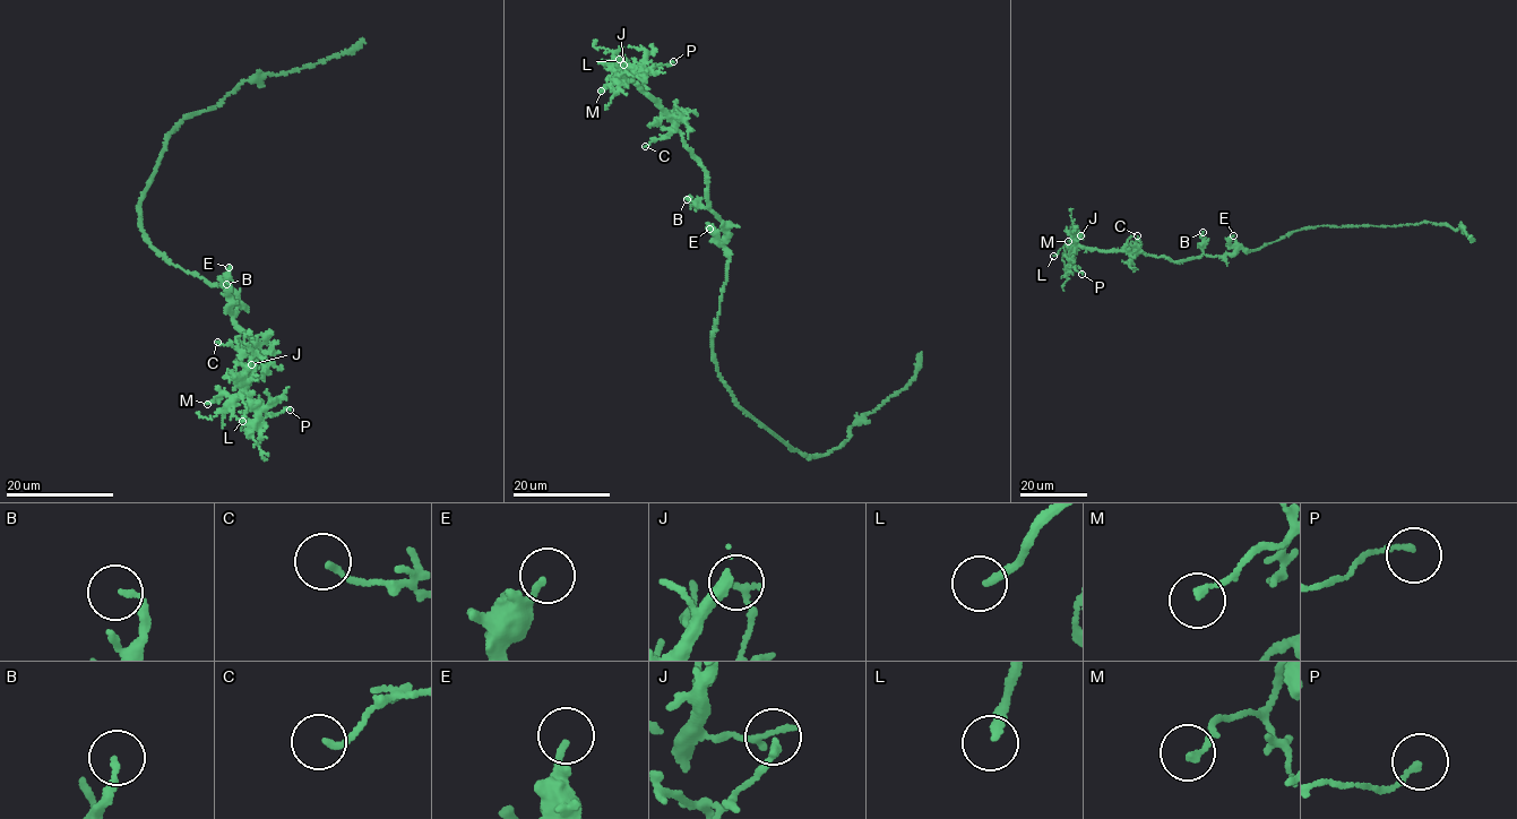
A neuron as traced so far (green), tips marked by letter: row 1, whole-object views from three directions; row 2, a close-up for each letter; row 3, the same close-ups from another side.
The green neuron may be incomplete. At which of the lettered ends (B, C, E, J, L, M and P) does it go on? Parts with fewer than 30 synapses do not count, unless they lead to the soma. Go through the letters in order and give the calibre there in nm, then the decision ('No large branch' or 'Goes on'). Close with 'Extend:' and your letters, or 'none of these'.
B: Thickness 140 nm. No large branch
C: Thickness 150 nm. No large branch
E: Thickness 140 nm. No large branch
J: Thickness 190 nm. No large branch
L: Thickness 200 nm. Goes on
M: Thickness 180 nm. No large branch
P: Thickness 140 nm. No large branch
Extend: L

